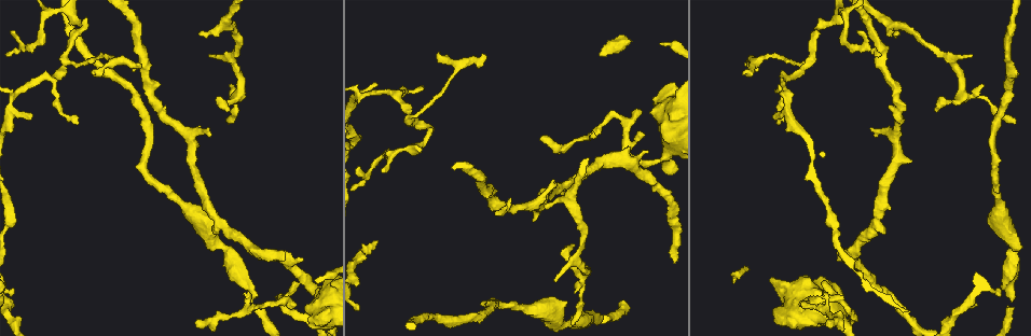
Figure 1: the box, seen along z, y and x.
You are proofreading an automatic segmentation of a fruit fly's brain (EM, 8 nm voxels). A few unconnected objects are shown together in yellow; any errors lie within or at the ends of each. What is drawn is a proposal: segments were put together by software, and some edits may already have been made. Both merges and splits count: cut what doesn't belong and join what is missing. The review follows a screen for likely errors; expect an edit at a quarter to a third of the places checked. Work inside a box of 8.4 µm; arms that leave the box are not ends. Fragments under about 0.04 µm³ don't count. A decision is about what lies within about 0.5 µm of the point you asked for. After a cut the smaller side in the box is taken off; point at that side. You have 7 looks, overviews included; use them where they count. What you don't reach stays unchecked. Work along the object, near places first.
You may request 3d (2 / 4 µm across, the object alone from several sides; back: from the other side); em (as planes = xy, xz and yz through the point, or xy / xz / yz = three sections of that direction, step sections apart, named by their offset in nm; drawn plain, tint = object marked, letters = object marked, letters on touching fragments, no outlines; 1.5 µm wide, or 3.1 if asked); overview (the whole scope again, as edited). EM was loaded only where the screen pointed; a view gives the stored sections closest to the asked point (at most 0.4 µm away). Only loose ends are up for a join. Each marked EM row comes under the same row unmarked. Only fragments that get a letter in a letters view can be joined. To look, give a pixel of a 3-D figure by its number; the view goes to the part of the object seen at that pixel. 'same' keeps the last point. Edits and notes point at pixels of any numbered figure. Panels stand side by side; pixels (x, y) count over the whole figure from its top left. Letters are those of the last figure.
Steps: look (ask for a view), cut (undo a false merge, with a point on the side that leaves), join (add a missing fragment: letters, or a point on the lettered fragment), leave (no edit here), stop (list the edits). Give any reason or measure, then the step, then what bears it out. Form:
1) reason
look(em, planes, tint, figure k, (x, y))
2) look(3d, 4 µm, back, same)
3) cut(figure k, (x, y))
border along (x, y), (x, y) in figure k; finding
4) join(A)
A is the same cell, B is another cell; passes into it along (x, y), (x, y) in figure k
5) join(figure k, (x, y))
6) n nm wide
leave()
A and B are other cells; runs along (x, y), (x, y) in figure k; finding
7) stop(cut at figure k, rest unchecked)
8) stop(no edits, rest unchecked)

an open end
look(em, planes, letters, figure 1, (375, 83))

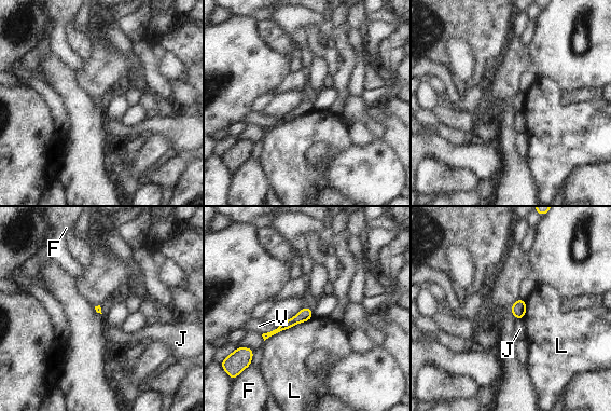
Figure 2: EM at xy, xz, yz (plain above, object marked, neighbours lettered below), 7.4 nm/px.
leave()
F, J, L and V are other cells; no lettered fragment goes on from it

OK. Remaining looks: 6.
an open end
look(em, planes, letters, figure 1, (555, 281))

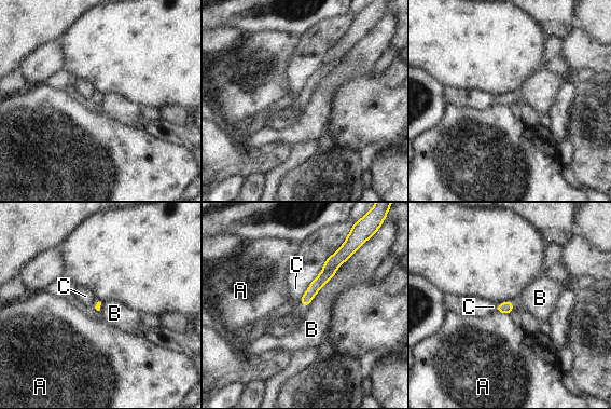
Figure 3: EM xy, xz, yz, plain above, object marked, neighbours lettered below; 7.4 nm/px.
leave()
A, B and C are other cells; border along (327, 282), (306, 308) in figure 3; none of them fits

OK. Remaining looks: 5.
look(3d, 4 µm, figure 1, (894, 36))

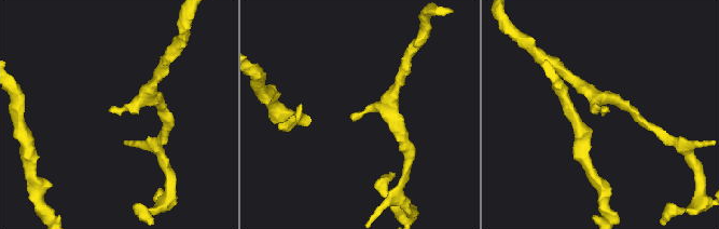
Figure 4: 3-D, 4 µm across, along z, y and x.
shape alone is not enough
look(em, xy, step 4, letters, figure 4, (111, 111))

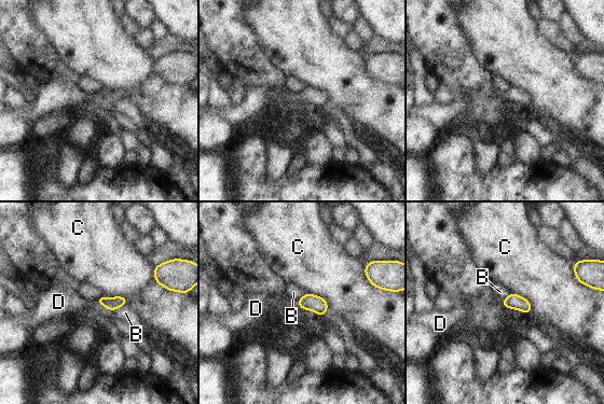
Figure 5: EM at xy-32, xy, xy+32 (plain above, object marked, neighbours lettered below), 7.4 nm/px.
cut it another way
look(em, planes, letters, same)

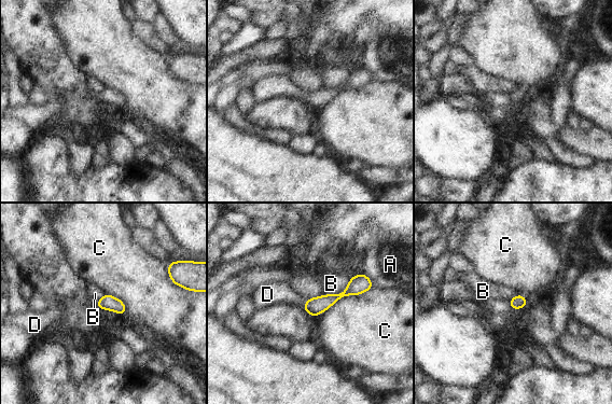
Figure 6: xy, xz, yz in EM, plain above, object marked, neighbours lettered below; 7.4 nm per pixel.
C touches over 500 nm
join(D)
D is the same cell, A, B and C are other cells; it goes on there

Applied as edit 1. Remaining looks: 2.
stop(join at figure 6, rest unchecked)

